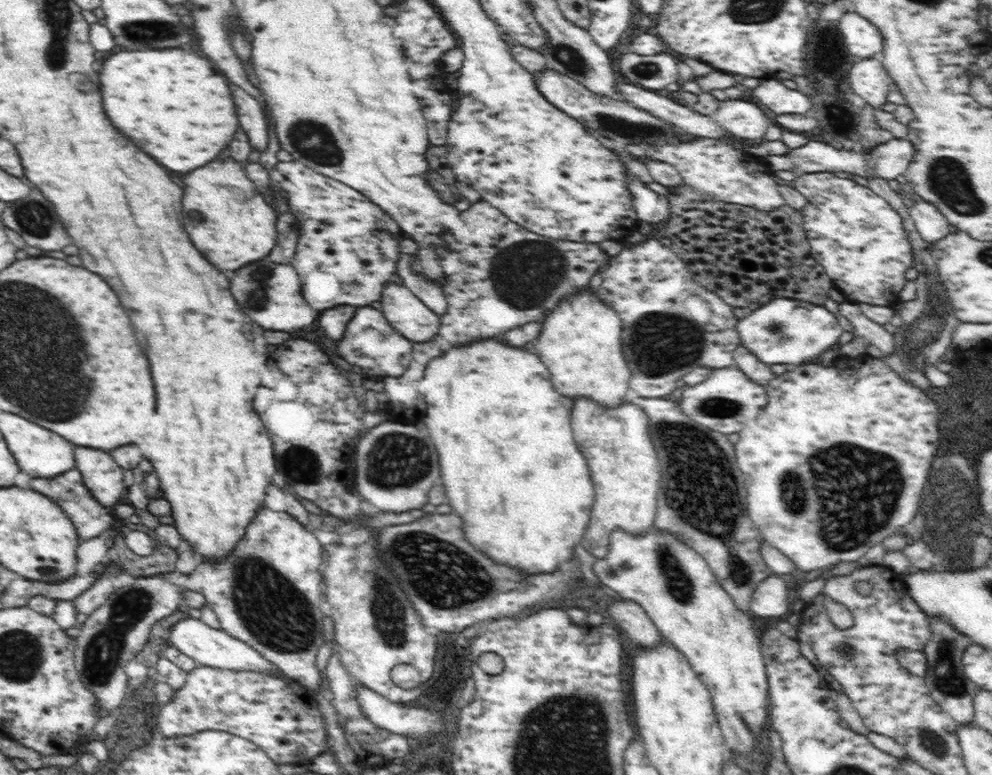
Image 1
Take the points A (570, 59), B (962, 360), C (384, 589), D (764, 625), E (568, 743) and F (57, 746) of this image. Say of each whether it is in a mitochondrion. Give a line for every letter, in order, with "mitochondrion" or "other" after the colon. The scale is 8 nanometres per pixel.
A: mitochondrion
B: other
C: mitochondrion
D: other
E: mitochondrion
F: other

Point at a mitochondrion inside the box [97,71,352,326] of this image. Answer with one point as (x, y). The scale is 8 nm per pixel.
(313, 140)

